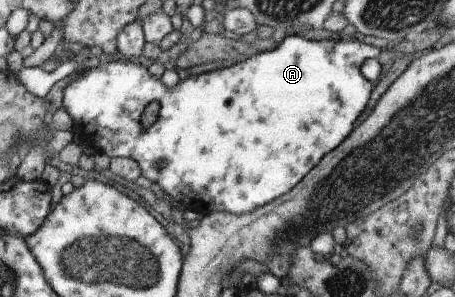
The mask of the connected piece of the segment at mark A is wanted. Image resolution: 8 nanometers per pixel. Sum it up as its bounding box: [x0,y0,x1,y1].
[62,35,380,215]

